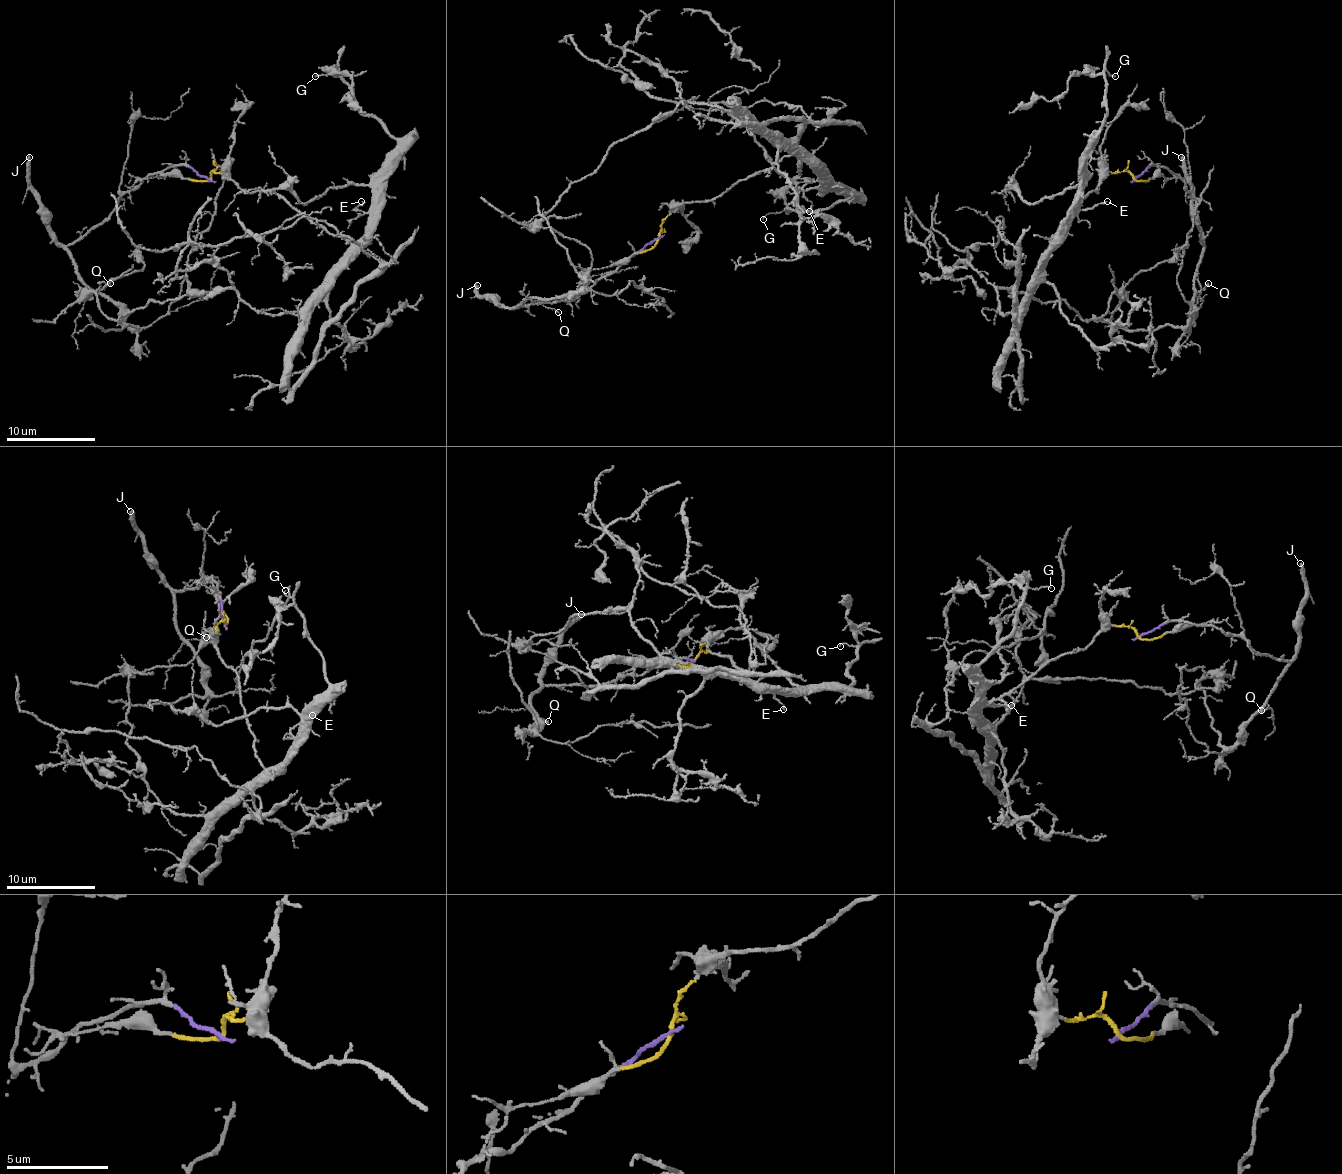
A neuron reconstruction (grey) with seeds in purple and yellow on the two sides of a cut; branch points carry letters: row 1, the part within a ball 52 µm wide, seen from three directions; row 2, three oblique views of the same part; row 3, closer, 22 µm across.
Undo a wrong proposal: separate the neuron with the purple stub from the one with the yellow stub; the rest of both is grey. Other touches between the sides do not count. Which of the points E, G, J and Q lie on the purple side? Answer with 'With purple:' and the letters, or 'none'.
With purple: J, Q

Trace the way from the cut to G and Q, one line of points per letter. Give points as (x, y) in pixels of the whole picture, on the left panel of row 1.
G: (210, 178), (223, 172), (250, 194), (277, 192), (354, 243), (396, 141), (336, 72), (314, 76)
Q: (210, 178), (183, 165), (148, 174), (101, 223), (68, 247), (75, 274), (88, 287), (95, 291), (110, 283)

